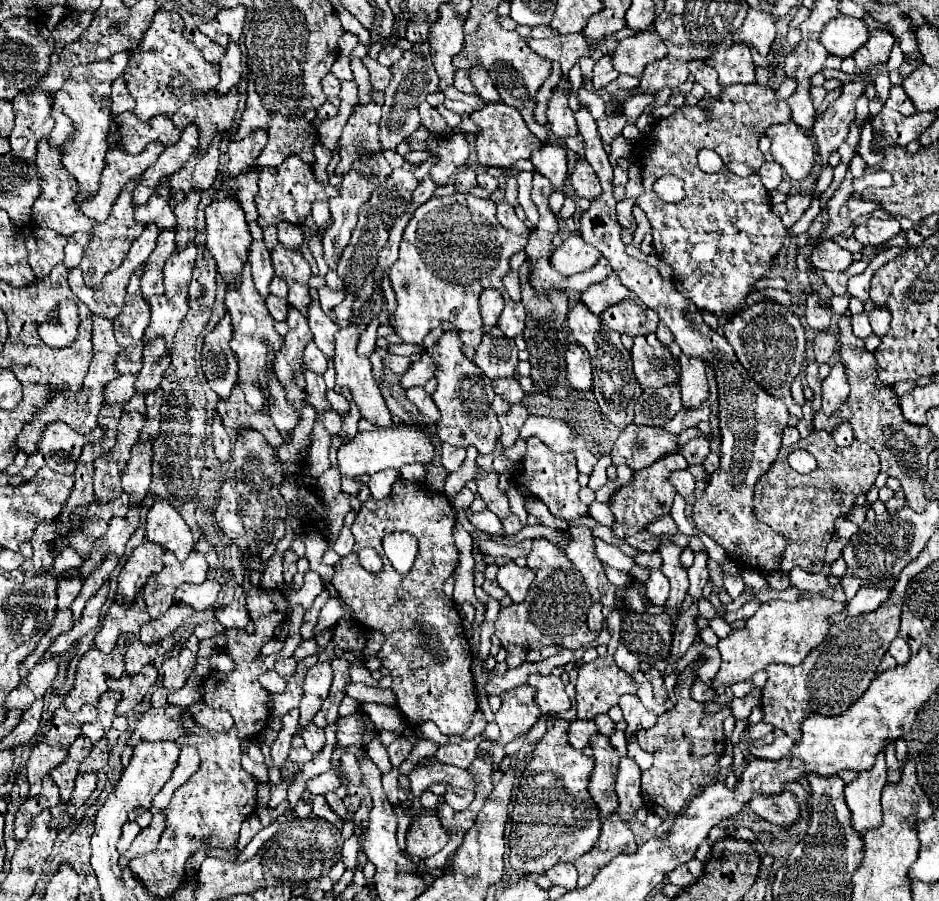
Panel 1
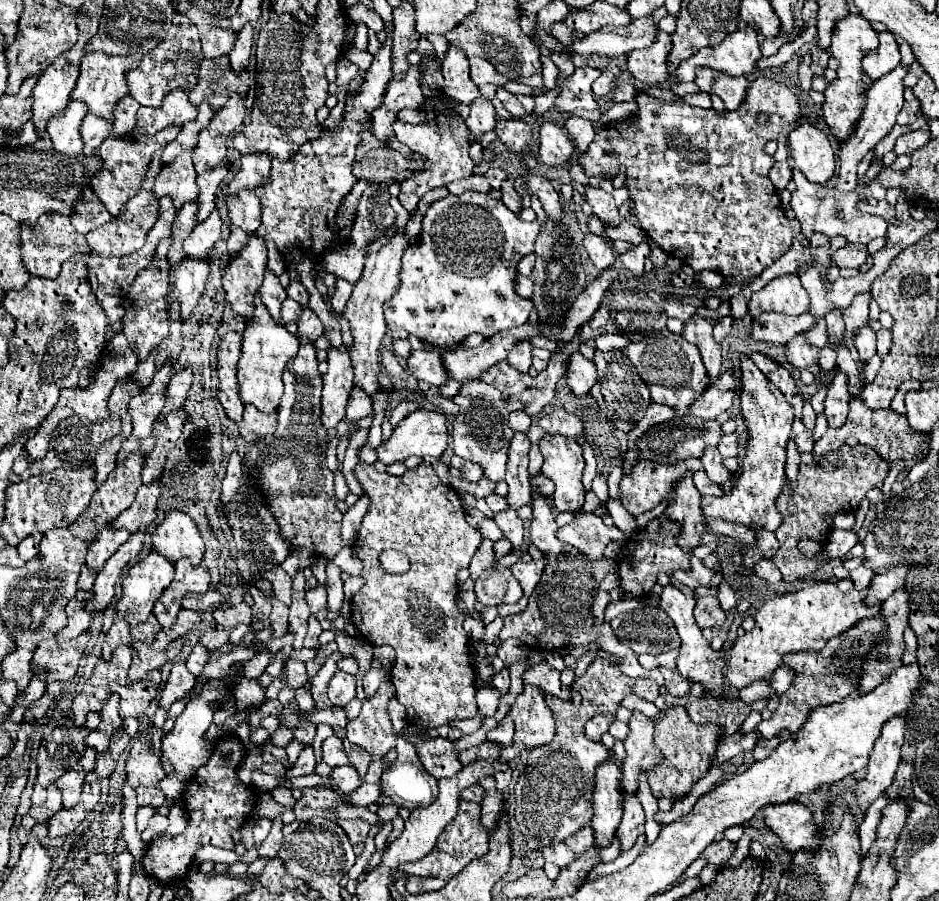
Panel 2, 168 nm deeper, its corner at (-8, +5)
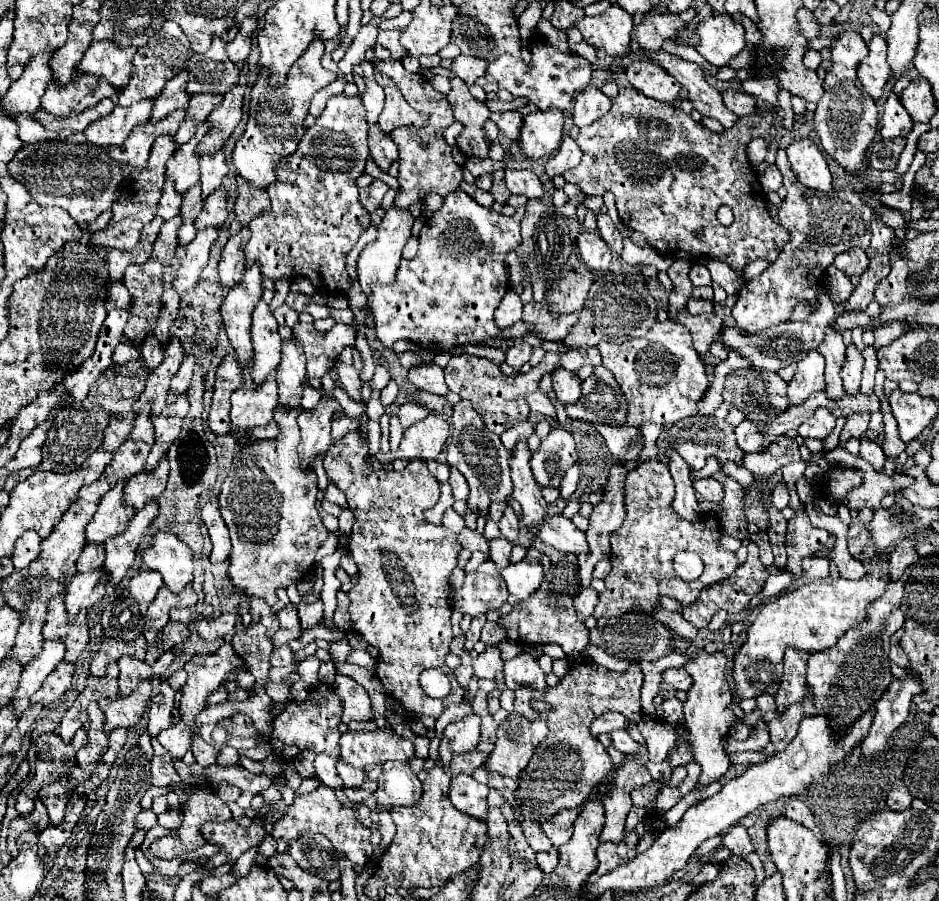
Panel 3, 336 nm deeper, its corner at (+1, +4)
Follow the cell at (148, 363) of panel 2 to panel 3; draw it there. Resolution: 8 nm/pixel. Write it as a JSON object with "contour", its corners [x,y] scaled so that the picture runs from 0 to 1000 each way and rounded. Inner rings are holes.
{"contour":[[[160,371],[160,373],[153,377],[153,382],[151,382],[149,391],[151,391],[151,400],[153,400],[153,404],[155,404],[155,408],[158,408],[158,411],[168,408],[170,400],[175,397],[175,388],[170,386],[170,380],[166,377],[166,373],[164,373],[164,371]]]}

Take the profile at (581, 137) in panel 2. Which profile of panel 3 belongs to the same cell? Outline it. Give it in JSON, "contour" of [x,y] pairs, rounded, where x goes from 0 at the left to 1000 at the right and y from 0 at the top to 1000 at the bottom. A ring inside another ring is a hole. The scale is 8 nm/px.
{"contour":[[[601,151],[594,169],[581,180],[581,193],[586,198],[590,198],[594,193],[601,193],[603,189],[613,186],[613,182],[618,180],[618,175],[620,175],[620,169],[618,169],[616,160],[607,151]]]}

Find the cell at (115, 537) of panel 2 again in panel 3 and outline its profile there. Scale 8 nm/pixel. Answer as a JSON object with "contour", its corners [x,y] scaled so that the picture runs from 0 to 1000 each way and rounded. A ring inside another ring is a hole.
{"contour":[[[132,535],[124,537],[106,555],[100,575],[92,584],[92,602],[94,604],[111,604],[115,597],[128,595],[134,588],[134,582],[141,575],[141,566],[132,564],[130,544],[132,544]]]}

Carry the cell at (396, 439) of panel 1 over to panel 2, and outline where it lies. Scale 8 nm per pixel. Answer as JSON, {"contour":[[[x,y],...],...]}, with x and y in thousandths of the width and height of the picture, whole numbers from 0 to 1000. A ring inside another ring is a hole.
{"contour":[[[446,454],[429,465],[416,487],[401,498],[406,514],[431,512],[436,505],[470,507],[476,498],[476,463],[470,456]]]}

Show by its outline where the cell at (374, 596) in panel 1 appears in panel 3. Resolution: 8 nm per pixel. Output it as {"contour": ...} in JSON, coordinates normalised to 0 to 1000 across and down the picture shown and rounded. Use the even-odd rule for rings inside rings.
{"contour":[[[373,479],[362,491],[349,497],[345,508],[345,519],[349,531],[358,535],[358,539],[368,548],[371,559],[377,568],[377,584],[371,599],[371,613],[381,628],[381,648],[371,657],[373,661],[373,686],[375,697],[396,717],[405,721],[405,735],[400,739],[400,750],[409,759],[409,768],[424,777],[435,795],[460,795],[466,797],[475,784],[492,781],[494,766],[488,761],[481,746],[473,735],[479,724],[477,717],[481,713],[481,693],[479,670],[471,670],[471,666],[479,666],[479,635],[488,628],[488,615],[492,613],[492,604],[486,593],[475,584],[464,584],[452,577],[452,566],[458,566],[466,557],[466,533],[456,524],[452,511],[439,511],[428,524],[411,524],[403,522],[392,513],[392,495],[386,491],[381,479]],[[456,741],[469,741],[477,748],[481,757],[481,766],[475,775],[464,777],[452,770],[447,761],[447,748]]]}

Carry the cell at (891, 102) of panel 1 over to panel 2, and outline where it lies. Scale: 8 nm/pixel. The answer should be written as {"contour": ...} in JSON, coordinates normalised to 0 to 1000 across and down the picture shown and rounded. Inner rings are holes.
{"contour":[[[966,97],[966,101],[964,101],[964,117],[962,117],[962,121],[957,123],[957,128],[955,128],[955,139],[970,139],[970,137],[974,137],[979,130],[981,130],[981,128],[979,128],[979,112],[974,110],[972,101]]]}

